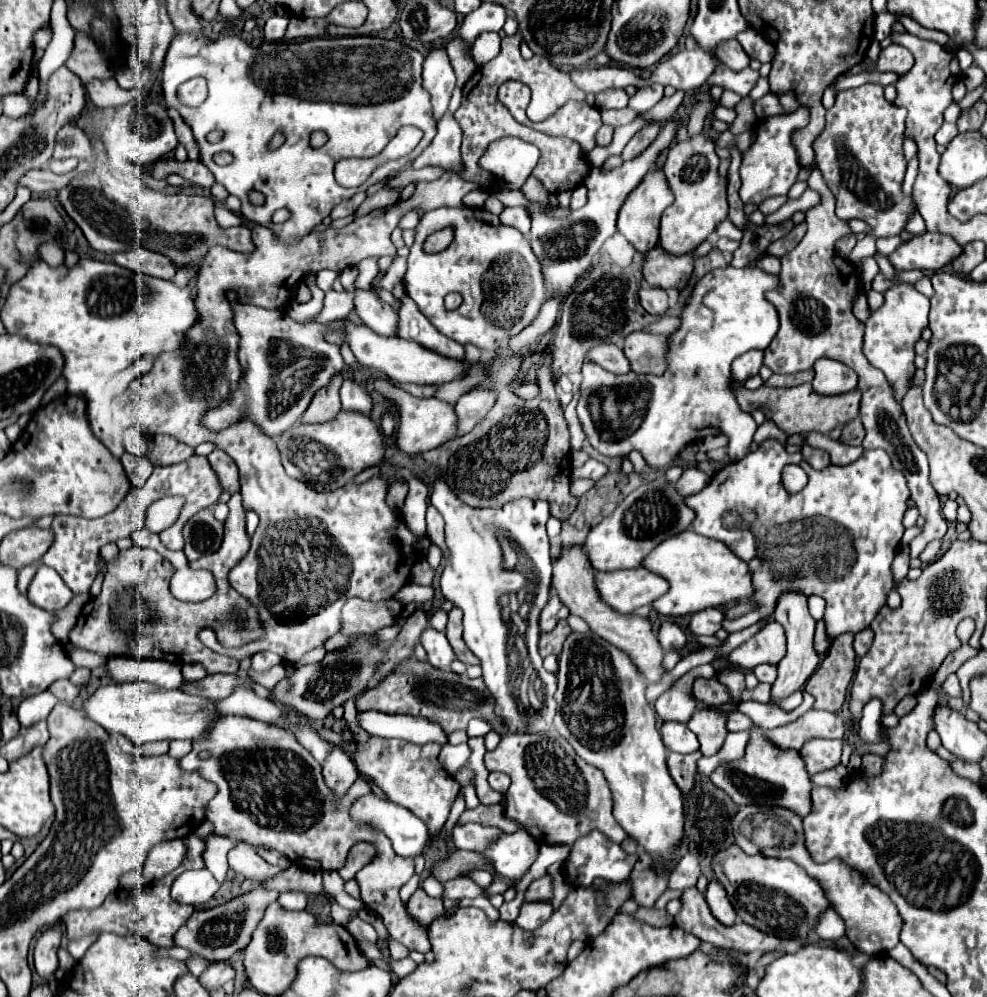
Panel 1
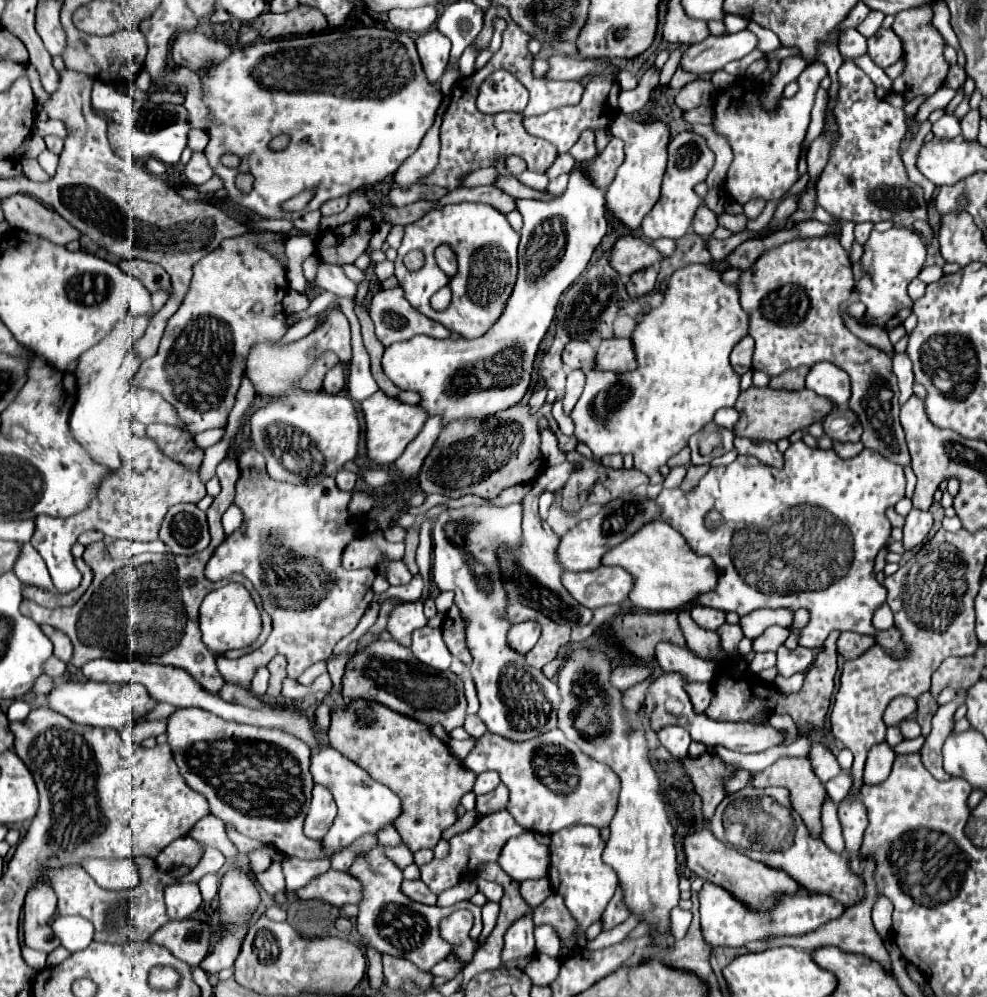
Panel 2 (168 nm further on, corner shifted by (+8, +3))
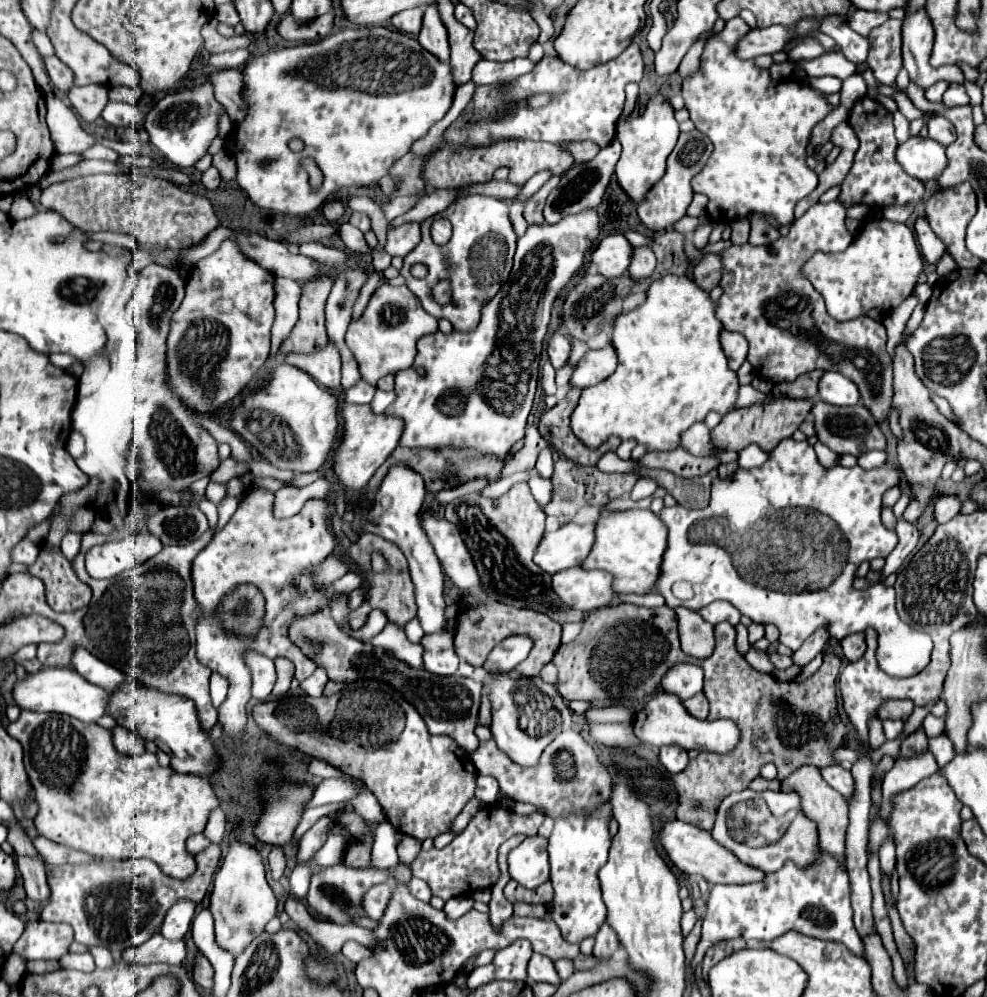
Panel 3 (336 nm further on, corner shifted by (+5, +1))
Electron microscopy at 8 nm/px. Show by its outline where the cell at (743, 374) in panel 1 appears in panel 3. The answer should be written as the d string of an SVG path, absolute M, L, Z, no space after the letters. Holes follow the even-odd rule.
M722 331L722 347L726 349L728 365L732 371L738 371L740 365L748 357L748 341L742 337L742 333L732 333L732 331Z

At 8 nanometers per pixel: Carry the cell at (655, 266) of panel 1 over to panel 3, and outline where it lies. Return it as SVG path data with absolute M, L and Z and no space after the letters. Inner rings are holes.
M608 235L592 251L590 263L598 267L604 277L620 277L628 271L634 255L634 247L624 235Z

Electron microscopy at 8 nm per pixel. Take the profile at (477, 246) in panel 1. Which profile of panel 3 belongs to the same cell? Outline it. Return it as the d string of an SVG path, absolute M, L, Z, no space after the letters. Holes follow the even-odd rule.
M468 195L456 199L446 211L428 217L426 221L420 223L422 227L422 239L404 257L404 267L400 269L400 275L406 279L408 289L420 299L422 307L436 319L448 319L456 331L460 333L470 333L478 327L482 307L498 295L502 285L508 281L510 269L512 269L512 257L516 251L516 233L512 229L512 223L508 219L508 205L500 199L494 197L484 197L484 195ZM446 217L450 219L454 233L448 245L436 245L430 237L430 225L434 219ZM446 255L450 261L450 269L446 269ZM414 263L424 263L428 267L428 275L424 279L412 279L410 267ZM442 279L450 281L452 287L452 299L446 305L440 305L432 297L432 287L440 283Z

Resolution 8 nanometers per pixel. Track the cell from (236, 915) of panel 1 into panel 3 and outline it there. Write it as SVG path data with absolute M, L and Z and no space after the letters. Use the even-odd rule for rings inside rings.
M156 933L146 943L124 951L124 959L134 965L148 965L148 963L182 965L182 961L186 959L186 951L188 947L184 939L166 939L160 933Z

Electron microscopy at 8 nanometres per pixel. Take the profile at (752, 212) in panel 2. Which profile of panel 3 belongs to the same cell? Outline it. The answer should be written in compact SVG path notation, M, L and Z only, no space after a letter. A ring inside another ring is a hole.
M752 213L748 219L752 223L752 231L750 231L750 243L752 245L766 245L766 243L780 237L778 229L774 225L770 225L762 213Z

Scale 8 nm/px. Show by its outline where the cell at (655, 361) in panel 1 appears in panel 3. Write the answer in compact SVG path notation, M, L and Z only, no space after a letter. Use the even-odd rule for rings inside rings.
M612 345L588 351L572 373L572 387L590 387L608 379L618 365L618 355Z

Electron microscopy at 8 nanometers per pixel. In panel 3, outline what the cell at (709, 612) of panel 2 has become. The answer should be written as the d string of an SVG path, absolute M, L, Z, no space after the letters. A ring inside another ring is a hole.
M714 601L714 603L706 605L704 609L700 609L698 613L710 625L718 625L722 621L728 621L730 625L738 625L738 621L740 621L738 609L734 609L734 605L730 605L728 601Z

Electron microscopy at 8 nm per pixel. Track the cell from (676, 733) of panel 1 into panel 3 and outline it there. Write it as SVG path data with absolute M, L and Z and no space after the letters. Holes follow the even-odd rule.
M678 745L660 747L660 761L670 773L680 773L688 765L688 751Z

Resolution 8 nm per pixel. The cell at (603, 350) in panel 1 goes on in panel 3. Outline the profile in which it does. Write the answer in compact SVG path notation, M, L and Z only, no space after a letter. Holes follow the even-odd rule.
M556 331L548 341L548 355L550 355L554 369L564 367L570 359L570 339L564 333Z

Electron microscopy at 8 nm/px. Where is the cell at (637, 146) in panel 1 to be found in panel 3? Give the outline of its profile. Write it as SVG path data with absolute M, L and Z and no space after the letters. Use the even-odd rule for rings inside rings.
M614 139L610 145L606 145L604 149L600 149L600 153L588 161L588 163L576 163L572 165L564 175L560 185L548 195L546 199L546 207L544 207L544 219L546 223L558 223L562 217L570 215L570 213L578 213L578 209L590 209L590 207L598 207L606 195L606 189L612 181L614 175L614 165L620 157L620 145L618 139Z

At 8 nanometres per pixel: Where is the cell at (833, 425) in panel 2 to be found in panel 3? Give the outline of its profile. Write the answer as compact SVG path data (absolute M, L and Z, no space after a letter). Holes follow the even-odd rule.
M818 401L812 409L814 425L818 439L828 445L834 453L850 453L854 457L872 451L872 449L884 449L884 435L876 421L870 417L868 409L864 405L852 405L852 407L836 407L836 405L826 405L824 401Z

